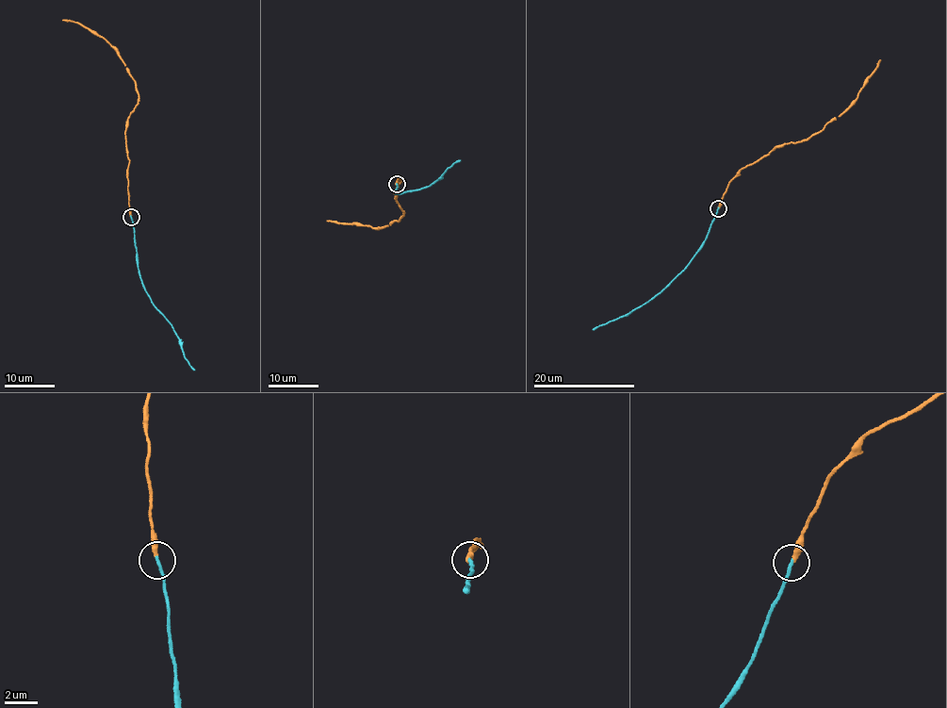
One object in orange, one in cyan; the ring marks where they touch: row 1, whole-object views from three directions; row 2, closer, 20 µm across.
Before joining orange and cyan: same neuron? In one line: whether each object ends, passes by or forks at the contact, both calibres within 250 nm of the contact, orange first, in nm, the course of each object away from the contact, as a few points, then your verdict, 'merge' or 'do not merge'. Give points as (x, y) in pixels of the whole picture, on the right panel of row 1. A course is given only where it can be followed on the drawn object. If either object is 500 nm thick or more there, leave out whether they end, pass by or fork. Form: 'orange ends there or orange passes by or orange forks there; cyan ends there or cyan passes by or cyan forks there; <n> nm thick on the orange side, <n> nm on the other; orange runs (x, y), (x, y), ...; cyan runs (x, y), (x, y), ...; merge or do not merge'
orange ends there; cyan ends there; 280 nm thick on the orange side, 220 nm on the other; orange runs (718, 208), (730, 179), (742, 169), (787, 143), (808, 140), (818, 134), (857, 98), (881, 60); cyan runs (718, 208), (702, 247), (660, 293), (643, 305), (592, 329); merge

